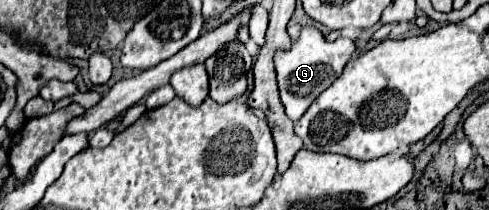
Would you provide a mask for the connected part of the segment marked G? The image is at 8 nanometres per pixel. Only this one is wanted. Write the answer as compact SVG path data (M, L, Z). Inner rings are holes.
M305 26L301 30L299 40L295 44L291 44L291 48L287 52L275 54L275 70L277 70L281 102L287 110L287 116L293 122L297 122L307 112L311 102L315 102L315 98L323 90L327 90L333 84L333 80L337 80L341 76L343 66L349 62L349 58L355 54L355 50L357 50L357 46L355 46L355 40L351 40L351 38L337 38L335 42L327 42L317 28Z

